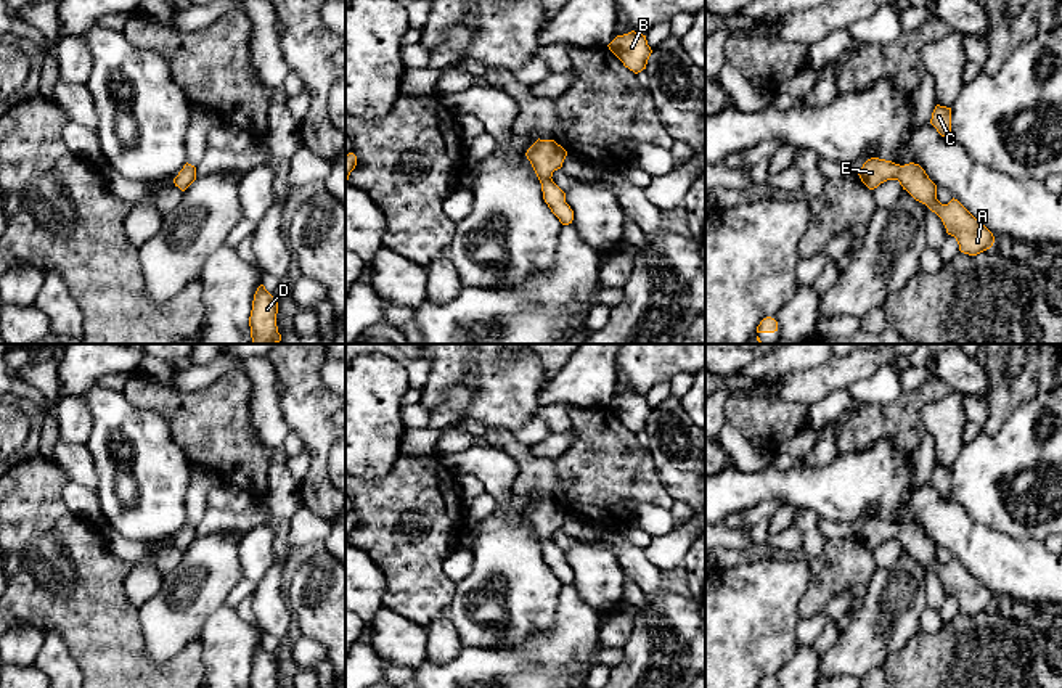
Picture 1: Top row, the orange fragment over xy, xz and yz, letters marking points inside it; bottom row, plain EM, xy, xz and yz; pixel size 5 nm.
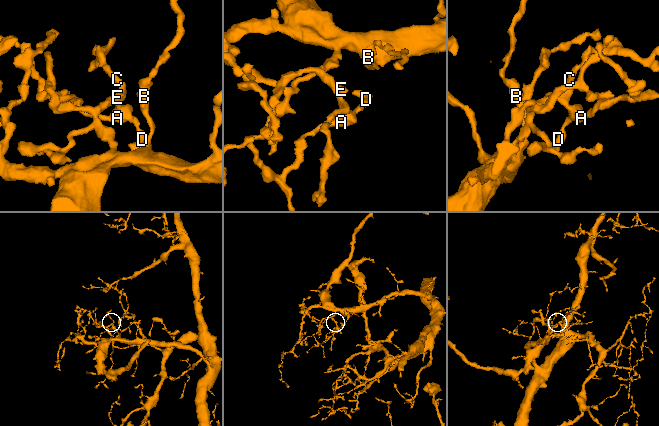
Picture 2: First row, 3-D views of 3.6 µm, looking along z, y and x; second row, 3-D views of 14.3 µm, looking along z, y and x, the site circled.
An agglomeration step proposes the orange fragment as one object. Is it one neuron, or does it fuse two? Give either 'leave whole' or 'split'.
leave whole

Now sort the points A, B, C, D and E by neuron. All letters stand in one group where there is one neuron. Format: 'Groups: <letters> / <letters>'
Groups: A B C D E

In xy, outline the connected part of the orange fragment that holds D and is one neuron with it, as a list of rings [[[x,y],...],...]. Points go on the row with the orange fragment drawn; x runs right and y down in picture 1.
[[[260,285],[254,294],[252,310],[249,317],[252,344],[276,344],[281,334],[276,326],[278,302]]]

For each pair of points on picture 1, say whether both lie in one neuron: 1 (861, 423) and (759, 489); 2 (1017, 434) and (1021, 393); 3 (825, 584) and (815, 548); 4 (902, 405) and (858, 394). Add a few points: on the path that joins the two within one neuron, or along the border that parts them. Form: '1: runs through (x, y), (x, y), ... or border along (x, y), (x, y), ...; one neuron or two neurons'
1: border along (876, 444), (839, 455); two neurons
2: border along (1045, 393), (1021, 404), (992, 433); two neurons
3: border along (825, 539), (823, 550), (808, 560); two neurons
4: border along (903, 391), (887, 402), (863, 404); two neurons

